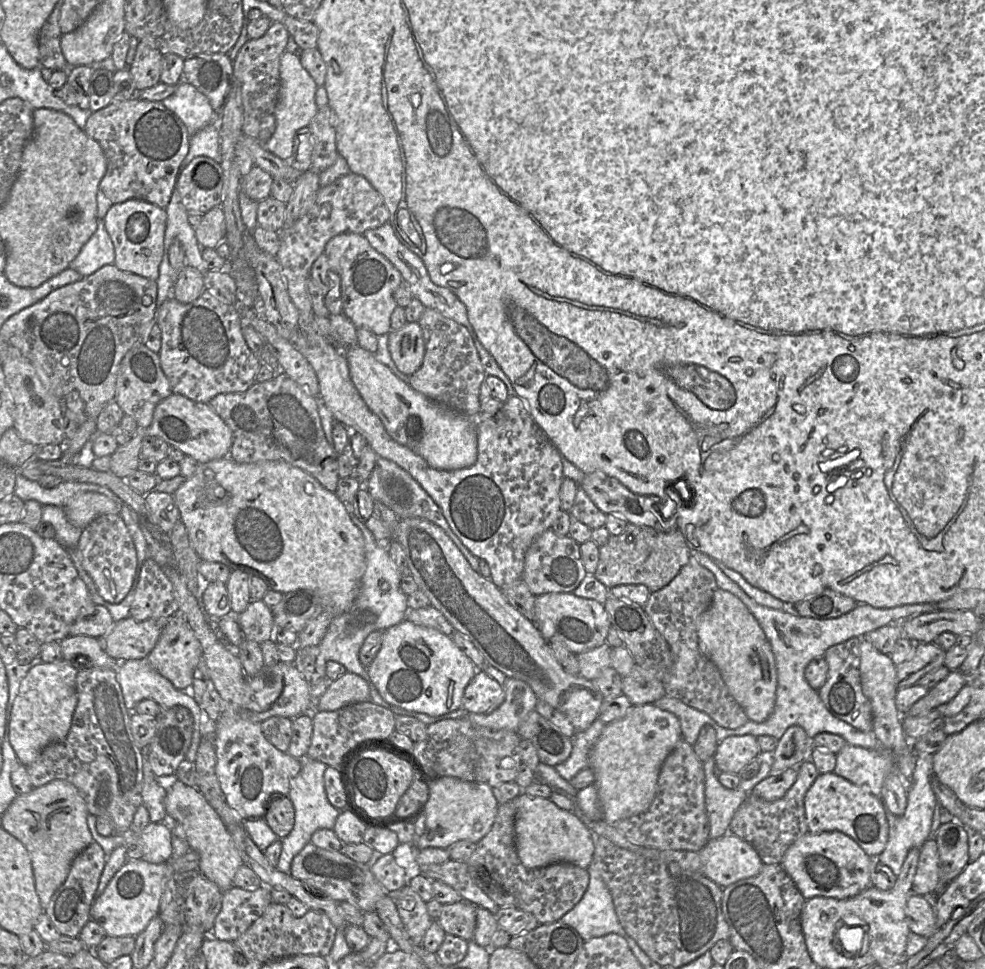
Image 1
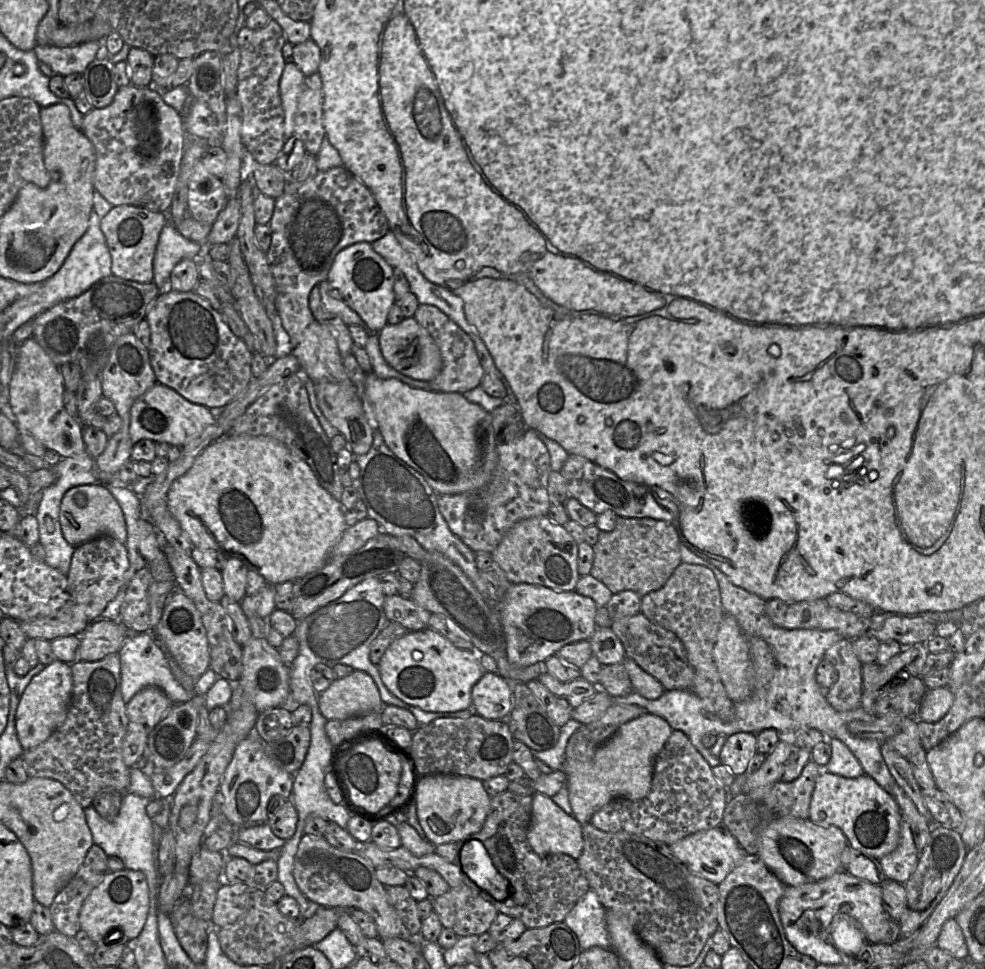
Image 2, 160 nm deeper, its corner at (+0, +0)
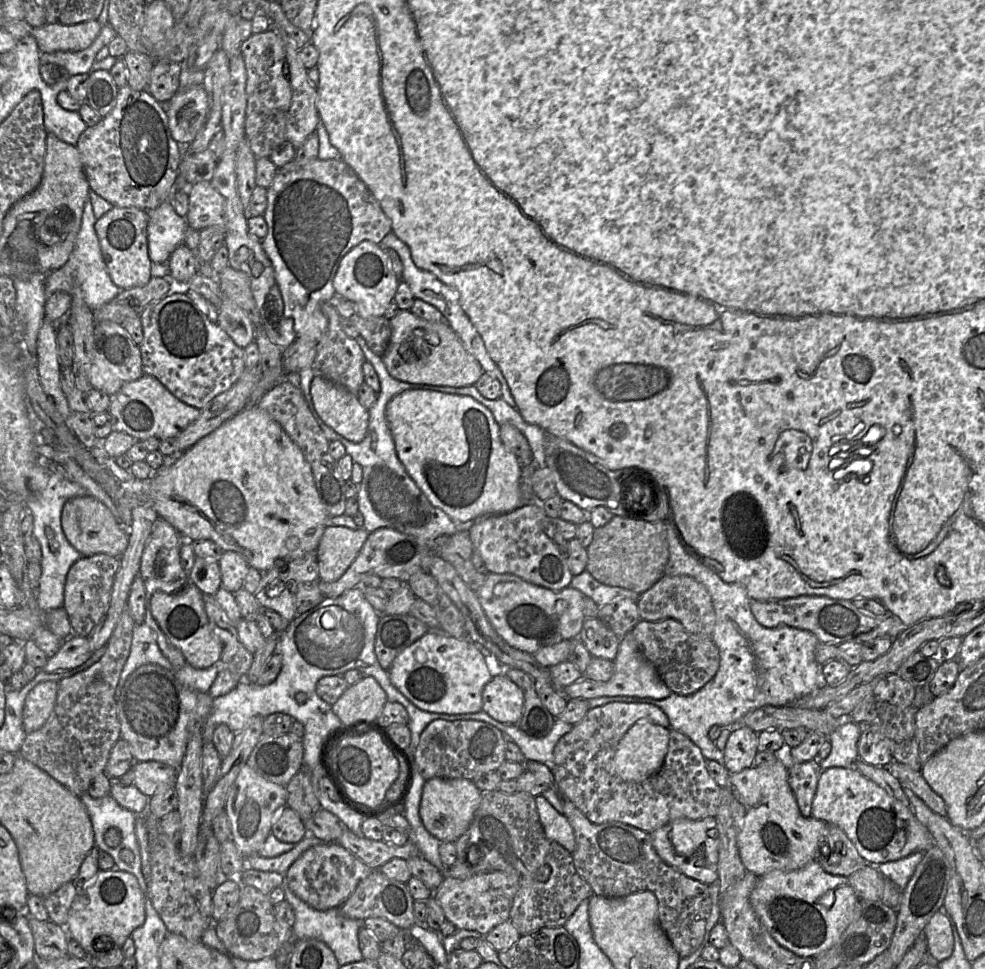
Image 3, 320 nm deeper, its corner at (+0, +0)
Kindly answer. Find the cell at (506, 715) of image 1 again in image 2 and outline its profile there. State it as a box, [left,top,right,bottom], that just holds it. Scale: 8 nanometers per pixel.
[494,583,598,667]

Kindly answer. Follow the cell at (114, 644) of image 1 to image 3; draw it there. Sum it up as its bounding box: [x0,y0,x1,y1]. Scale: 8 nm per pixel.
[42,636,93,673]

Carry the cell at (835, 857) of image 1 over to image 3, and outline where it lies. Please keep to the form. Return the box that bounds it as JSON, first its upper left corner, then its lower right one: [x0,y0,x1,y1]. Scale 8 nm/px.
[725,758,827,876]

